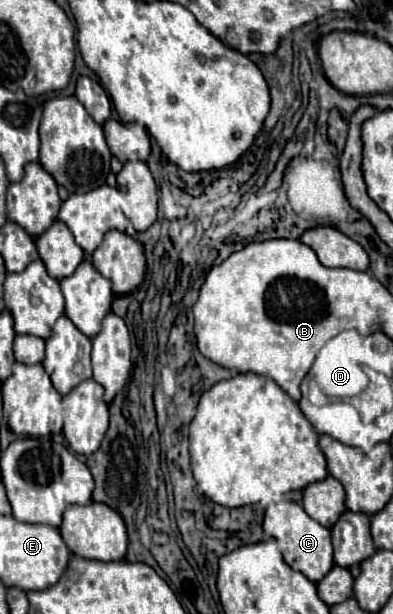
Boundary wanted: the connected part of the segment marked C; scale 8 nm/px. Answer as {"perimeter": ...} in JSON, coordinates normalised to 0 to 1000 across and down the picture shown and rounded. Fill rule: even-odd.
{"perimeter":[[[771,813],[766,818],[715,816],[715,819],[684,822],[674,832],[669,865],[705,881],[725,917],[740,927],[771,933],[786,946],[807,950],[842,930],[842,923],[847,923],[842,865],[776,836]]]}

